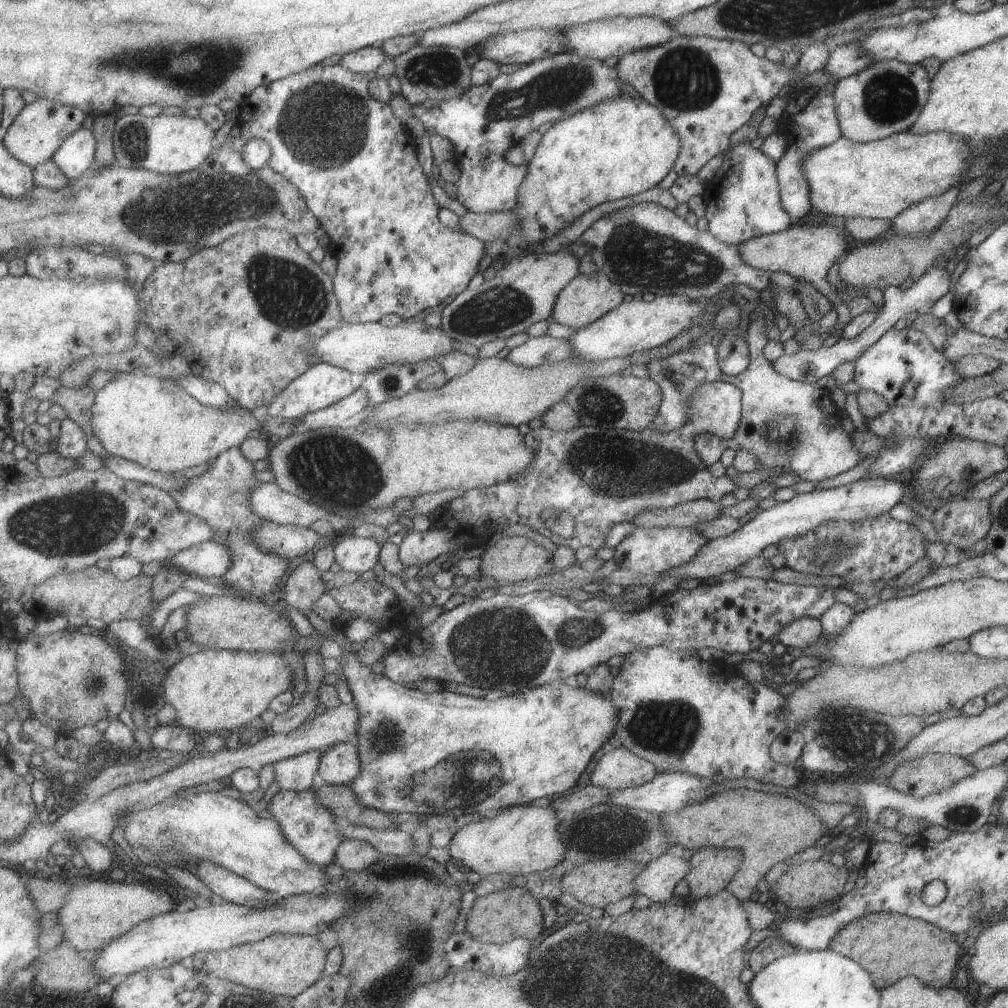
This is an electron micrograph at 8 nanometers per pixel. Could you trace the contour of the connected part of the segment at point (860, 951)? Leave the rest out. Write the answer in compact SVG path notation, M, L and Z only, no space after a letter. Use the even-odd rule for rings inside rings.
M879 912L854 919L843 926L829 944L832 952L853 960L868 976L878 990L899 980L899 976L915 976L923 985L933 989L944 988L953 978L957 964L955 936L943 932L923 920L913 920L901 914ZM899 930L905 930L903 936Z

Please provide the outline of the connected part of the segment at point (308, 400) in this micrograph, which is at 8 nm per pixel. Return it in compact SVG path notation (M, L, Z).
M321 362L293 380L286 390L283 390L270 402L270 406L265 411L271 417L299 420L311 412L334 406L341 400L347 399L357 390L353 384L353 374L350 371Z

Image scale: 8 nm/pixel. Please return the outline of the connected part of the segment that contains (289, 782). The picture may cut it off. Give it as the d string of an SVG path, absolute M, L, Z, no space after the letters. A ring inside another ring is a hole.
M310 751L289 759L284 759L272 765L275 781L287 791L307 791L319 782L323 751Z

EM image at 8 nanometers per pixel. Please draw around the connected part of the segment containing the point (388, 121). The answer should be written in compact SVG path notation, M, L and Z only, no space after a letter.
M340 64L335 66L321 66L309 68L307 71L291 74L288 78L280 79L272 84L263 85L257 88L238 110L238 125L241 128L241 136L246 143L254 139L260 139L269 144L272 151L268 166L279 172L286 180L293 182L299 191L306 198L308 208L315 214L321 227L330 238L330 250L333 256L339 261L339 266L334 278L334 292L338 297L339 305L342 310L342 316L345 322L354 323L379 323L386 315L398 315L407 320L420 312L429 312L440 309L443 302L449 296L461 295L467 291L471 280L479 272L479 264L486 253L486 244L467 235L464 231L451 230L439 220L441 212L431 184L423 172L423 166L419 162L417 154L417 139L405 127L405 124L393 114L391 106L386 103L374 100L370 92L373 76L369 74L355 74L355 72L346 70Z

